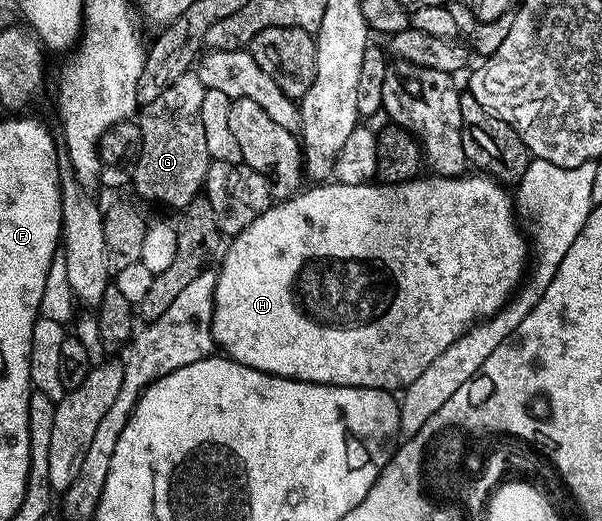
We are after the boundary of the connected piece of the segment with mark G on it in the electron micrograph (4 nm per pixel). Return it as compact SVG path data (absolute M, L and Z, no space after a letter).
M188 71L171 82L159 98L140 109L141 150L131 168L131 188L143 199L184 210L202 193L211 163L200 118L204 94L201 79Z

